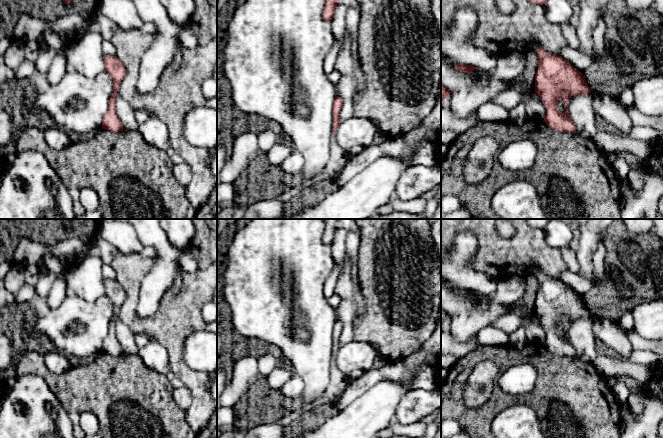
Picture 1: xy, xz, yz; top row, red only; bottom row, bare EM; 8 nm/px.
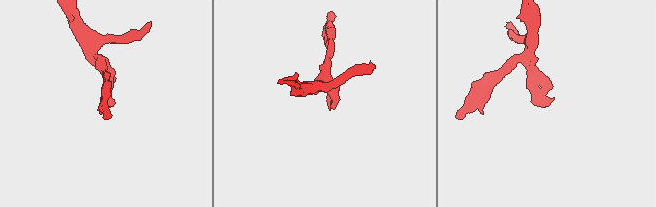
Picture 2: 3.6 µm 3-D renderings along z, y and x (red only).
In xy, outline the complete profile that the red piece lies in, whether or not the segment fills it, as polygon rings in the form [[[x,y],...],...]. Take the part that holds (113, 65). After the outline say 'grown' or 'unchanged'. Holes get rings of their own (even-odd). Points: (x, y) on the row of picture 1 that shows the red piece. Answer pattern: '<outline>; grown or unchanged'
[[[104,55],[105,71],[113,80],[113,94],[109,99],[109,108],[103,117],[102,128],[112,132],[120,132],[124,129],[121,120],[116,112],[117,90],[125,77],[126,69],[117,56]]]; unchanged

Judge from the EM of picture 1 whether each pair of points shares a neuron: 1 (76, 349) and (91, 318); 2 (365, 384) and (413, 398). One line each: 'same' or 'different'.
1: same
2: different

